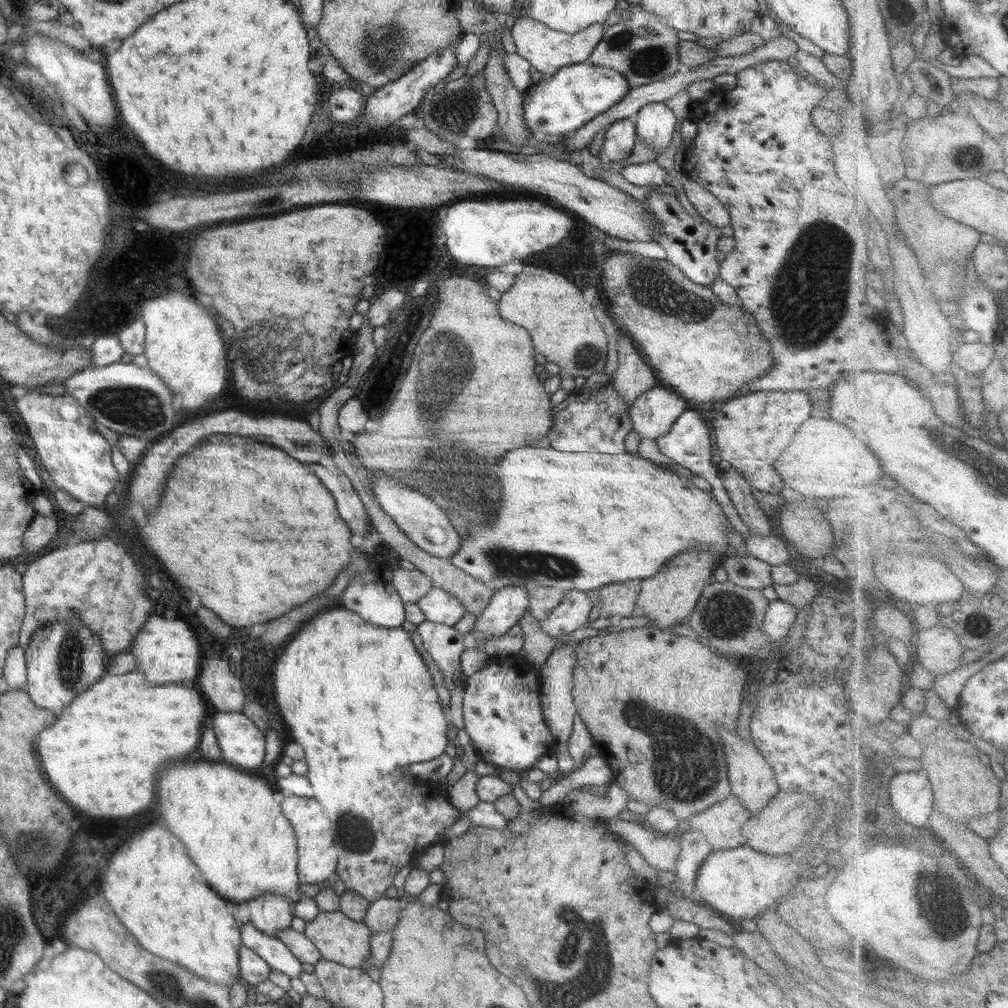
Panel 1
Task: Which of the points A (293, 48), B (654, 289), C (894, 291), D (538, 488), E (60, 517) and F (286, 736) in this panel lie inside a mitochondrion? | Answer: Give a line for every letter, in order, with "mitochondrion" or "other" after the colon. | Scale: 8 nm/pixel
A: other
B: mitochondrion
C: other
D: other
E: other
F: other

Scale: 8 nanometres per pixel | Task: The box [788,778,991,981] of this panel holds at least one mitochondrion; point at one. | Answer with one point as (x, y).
(929, 901)

